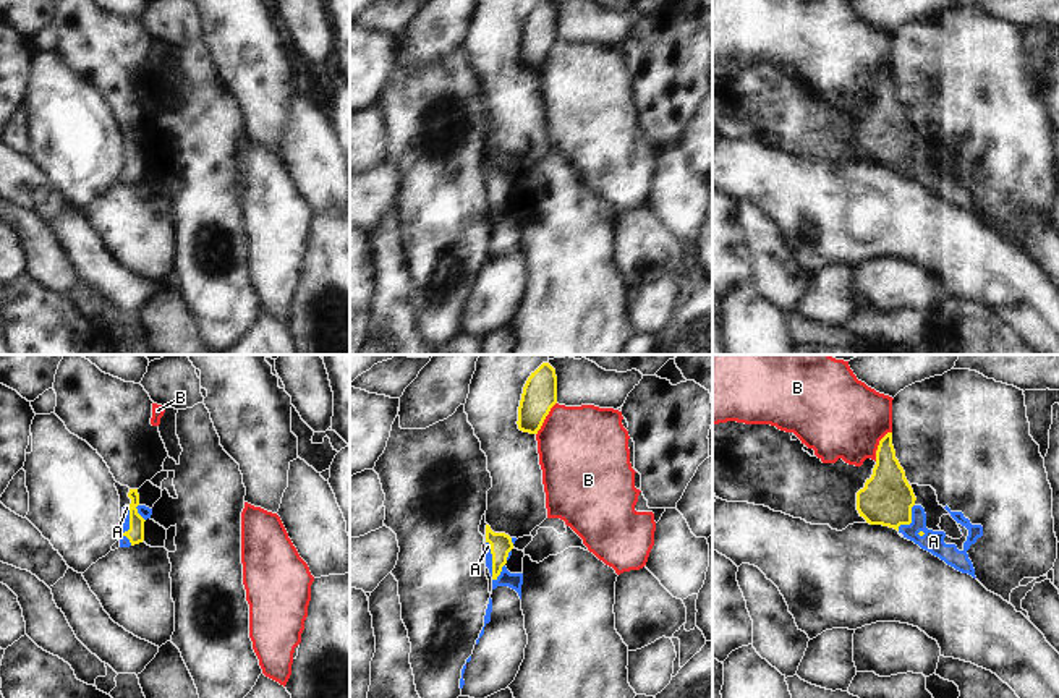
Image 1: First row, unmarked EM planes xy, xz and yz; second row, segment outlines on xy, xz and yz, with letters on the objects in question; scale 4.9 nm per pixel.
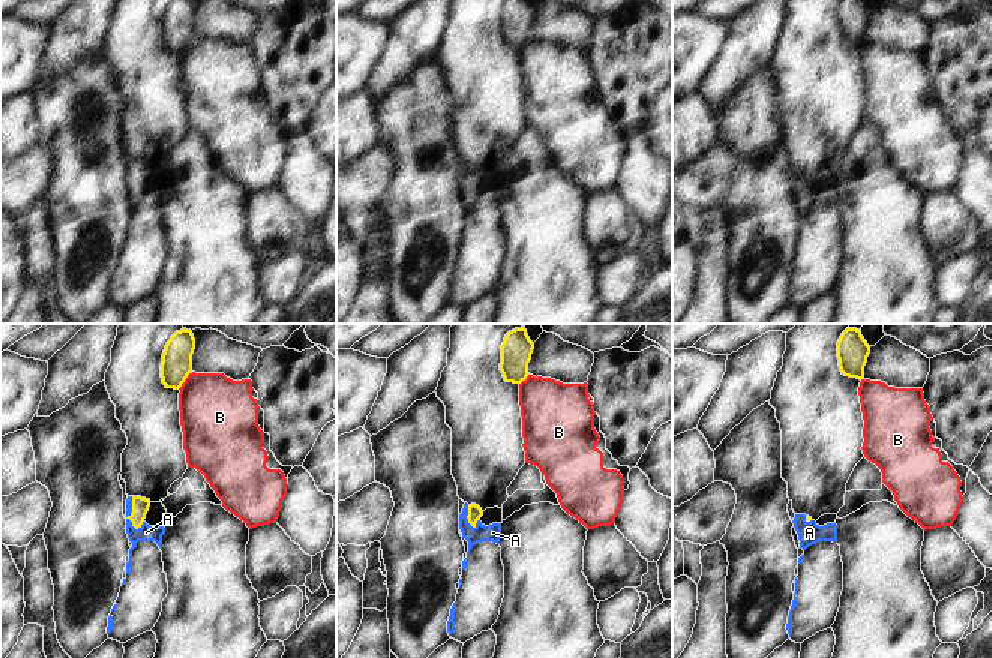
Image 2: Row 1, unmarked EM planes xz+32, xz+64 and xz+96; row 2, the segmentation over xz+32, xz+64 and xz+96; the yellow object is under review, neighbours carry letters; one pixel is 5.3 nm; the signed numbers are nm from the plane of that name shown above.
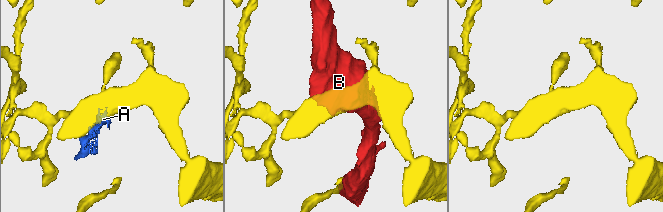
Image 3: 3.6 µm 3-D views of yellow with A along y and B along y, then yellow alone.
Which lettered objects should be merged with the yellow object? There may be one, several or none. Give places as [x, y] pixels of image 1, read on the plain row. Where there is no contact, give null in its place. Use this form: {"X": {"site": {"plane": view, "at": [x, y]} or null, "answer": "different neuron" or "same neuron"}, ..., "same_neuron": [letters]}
{"A": {"site": {"plane": "xy", "at": [130, 162]}, "answer": "same neuron"}, "B": {"site": {"plane": "yz", "at": [878, 83]}, "answer": "different neuron"}, "same_neuron": ["A"]}

